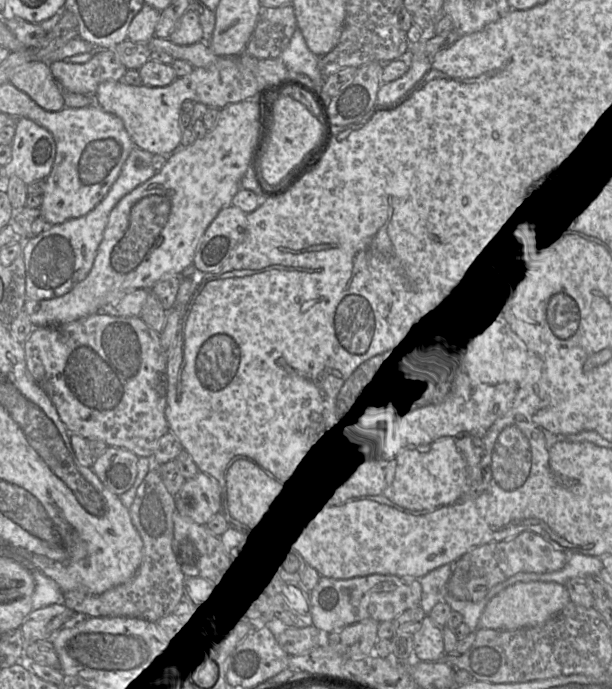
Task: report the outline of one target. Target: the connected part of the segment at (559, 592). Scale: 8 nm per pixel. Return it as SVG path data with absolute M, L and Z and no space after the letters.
M519 582L495 595L485 606L479 628L516 630L544 624L570 602L570 594L564 585L556 582Z

